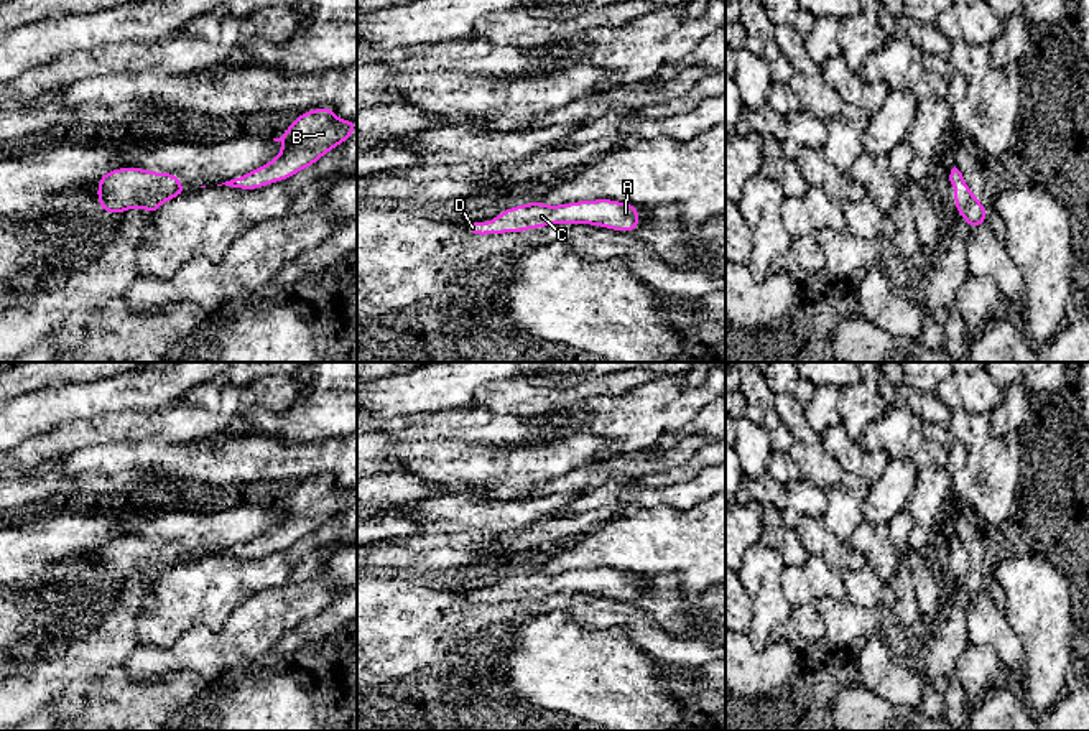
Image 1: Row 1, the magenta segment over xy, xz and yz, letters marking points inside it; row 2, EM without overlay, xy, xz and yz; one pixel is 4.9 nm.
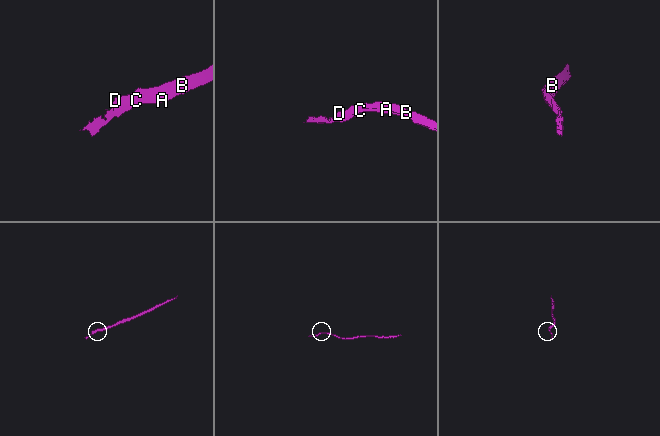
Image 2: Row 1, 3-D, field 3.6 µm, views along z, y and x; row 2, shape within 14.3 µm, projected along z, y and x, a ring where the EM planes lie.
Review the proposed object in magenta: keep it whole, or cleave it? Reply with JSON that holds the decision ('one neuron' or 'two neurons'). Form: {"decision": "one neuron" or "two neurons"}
{"decision": "one neuron"}

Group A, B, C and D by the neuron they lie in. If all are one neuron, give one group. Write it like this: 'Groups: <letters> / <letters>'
Groups: A B C D

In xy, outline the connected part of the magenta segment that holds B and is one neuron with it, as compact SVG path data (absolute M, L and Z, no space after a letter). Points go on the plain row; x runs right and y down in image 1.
M331 476L306 479L280 507L273 507L283 512L276 527L222 553L247 560L285 550L345 512L355 497L357 491L337 487Z

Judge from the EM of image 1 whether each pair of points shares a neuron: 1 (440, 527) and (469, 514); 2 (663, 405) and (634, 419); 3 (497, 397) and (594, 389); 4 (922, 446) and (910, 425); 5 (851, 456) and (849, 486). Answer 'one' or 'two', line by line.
1: one
2: one
3: one
4: one
5: two

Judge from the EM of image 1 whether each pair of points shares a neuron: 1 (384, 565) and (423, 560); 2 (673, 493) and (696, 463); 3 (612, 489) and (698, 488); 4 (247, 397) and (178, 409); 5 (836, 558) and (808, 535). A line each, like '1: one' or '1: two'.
1: one
2: two
3: one
4: two
5: one

